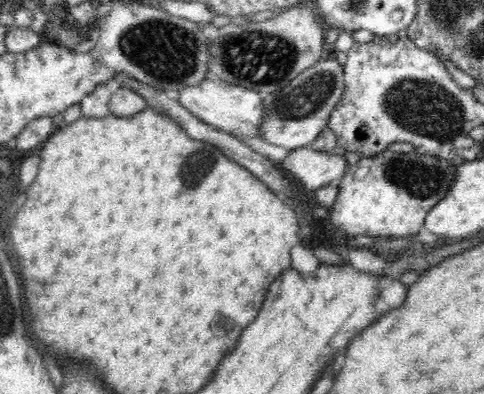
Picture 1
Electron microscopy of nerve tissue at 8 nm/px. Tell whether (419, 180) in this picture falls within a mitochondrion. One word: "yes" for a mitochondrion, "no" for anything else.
yes

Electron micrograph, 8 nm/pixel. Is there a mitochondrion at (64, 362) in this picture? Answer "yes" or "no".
no

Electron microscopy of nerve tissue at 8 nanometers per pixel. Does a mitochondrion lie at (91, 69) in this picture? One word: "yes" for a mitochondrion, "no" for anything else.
no

